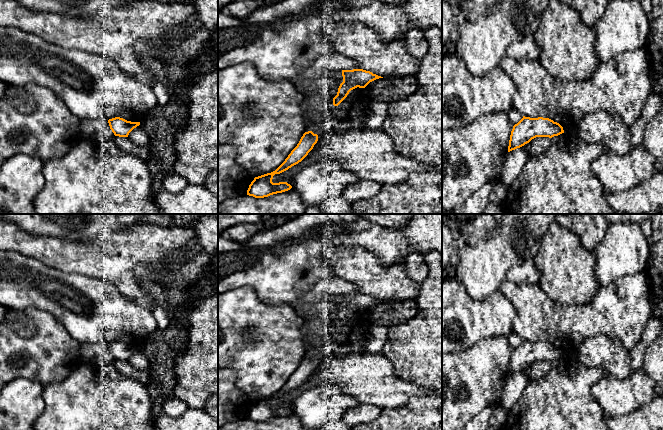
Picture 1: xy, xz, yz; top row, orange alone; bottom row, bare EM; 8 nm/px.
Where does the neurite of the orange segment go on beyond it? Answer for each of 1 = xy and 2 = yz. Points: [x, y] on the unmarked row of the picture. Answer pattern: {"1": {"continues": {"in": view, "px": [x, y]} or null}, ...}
{"1": {"continues": null}, "2": {"continues": null}}

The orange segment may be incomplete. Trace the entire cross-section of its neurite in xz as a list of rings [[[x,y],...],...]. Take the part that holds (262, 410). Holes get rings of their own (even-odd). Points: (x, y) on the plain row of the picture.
[[[312,355],[305,356],[297,370],[275,395],[254,402],[249,409],[247,419],[255,422],[264,422],[290,414],[292,410],[287,406],[273,407],[273,400],[275,398],[280,398],[301,386],[313,373],[317,365],[317,358],[314,358]]]

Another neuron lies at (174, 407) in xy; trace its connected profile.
[[[174,396],[163,403],[163,413],[171,417],[181,416],[188,408],[187,404]]]

